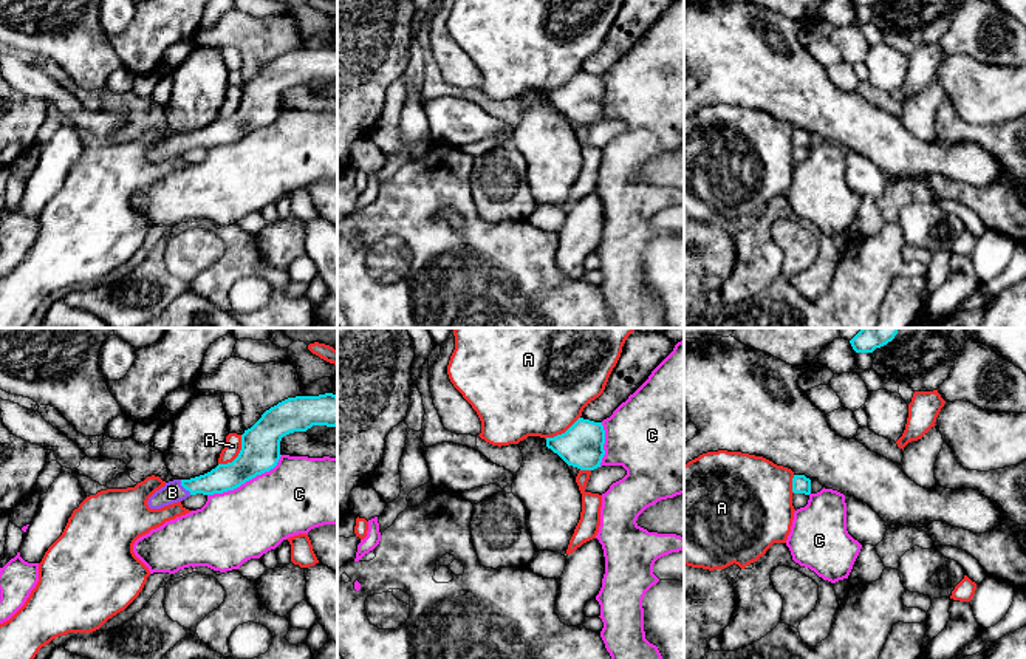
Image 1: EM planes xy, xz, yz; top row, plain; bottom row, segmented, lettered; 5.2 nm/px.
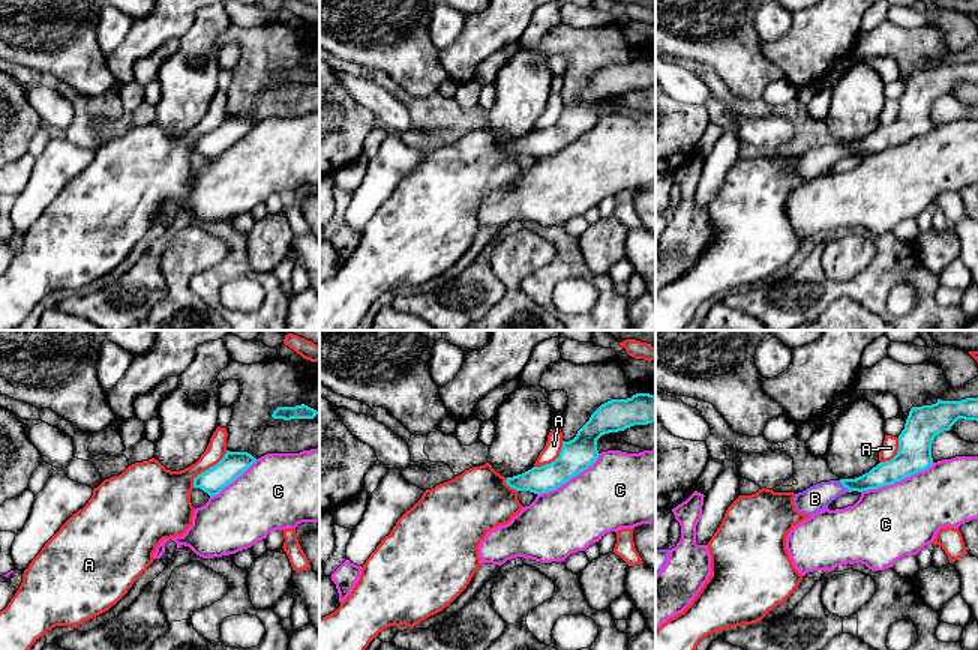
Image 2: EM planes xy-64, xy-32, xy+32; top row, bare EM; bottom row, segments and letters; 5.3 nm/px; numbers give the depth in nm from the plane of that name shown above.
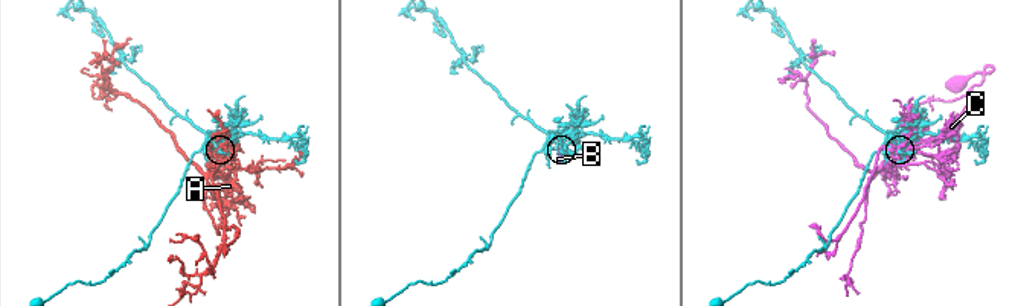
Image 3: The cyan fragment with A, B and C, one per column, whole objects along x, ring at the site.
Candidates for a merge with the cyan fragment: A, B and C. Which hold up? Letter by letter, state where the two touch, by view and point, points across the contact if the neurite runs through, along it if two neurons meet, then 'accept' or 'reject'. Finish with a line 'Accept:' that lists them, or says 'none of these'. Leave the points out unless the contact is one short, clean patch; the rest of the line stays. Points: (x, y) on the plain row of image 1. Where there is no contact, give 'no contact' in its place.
A: contact xy (239, 109); reject
B: contact xy (184, 141); way xy (225, 130), (208, 138), (184, 141), (172, 146); accept
C: contact xy (246, 133); reject
Accept: B

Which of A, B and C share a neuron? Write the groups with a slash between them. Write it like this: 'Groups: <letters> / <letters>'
Groups: A / B / C

